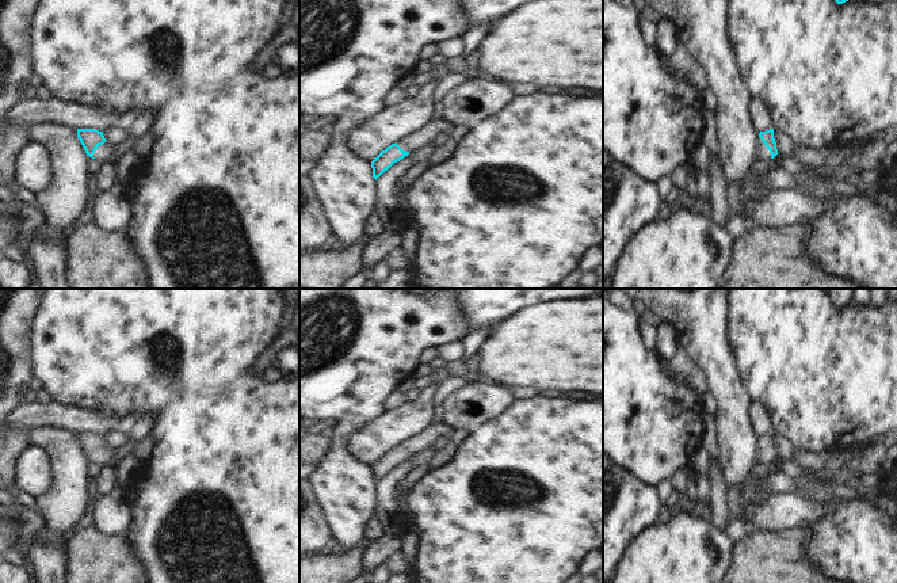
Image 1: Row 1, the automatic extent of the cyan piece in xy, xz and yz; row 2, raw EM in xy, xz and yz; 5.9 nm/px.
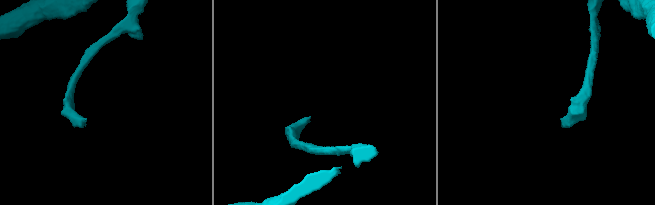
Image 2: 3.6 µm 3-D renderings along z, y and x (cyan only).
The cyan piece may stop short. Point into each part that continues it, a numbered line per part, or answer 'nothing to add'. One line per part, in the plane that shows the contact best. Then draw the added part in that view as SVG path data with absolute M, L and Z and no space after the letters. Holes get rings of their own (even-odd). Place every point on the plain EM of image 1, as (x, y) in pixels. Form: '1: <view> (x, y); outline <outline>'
1: xy (107, 456); outline M106 442L103 449L99 449L93 457L93 461L102 466L115 466L118 458L117 449L112 447L111 442Z

